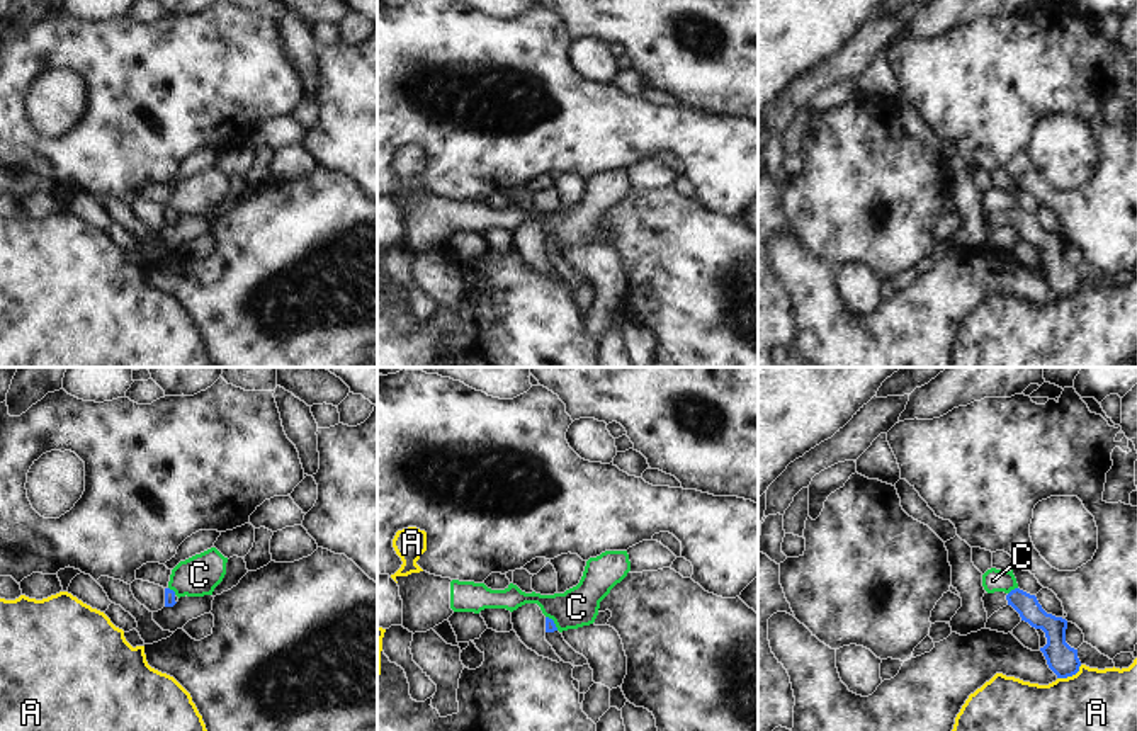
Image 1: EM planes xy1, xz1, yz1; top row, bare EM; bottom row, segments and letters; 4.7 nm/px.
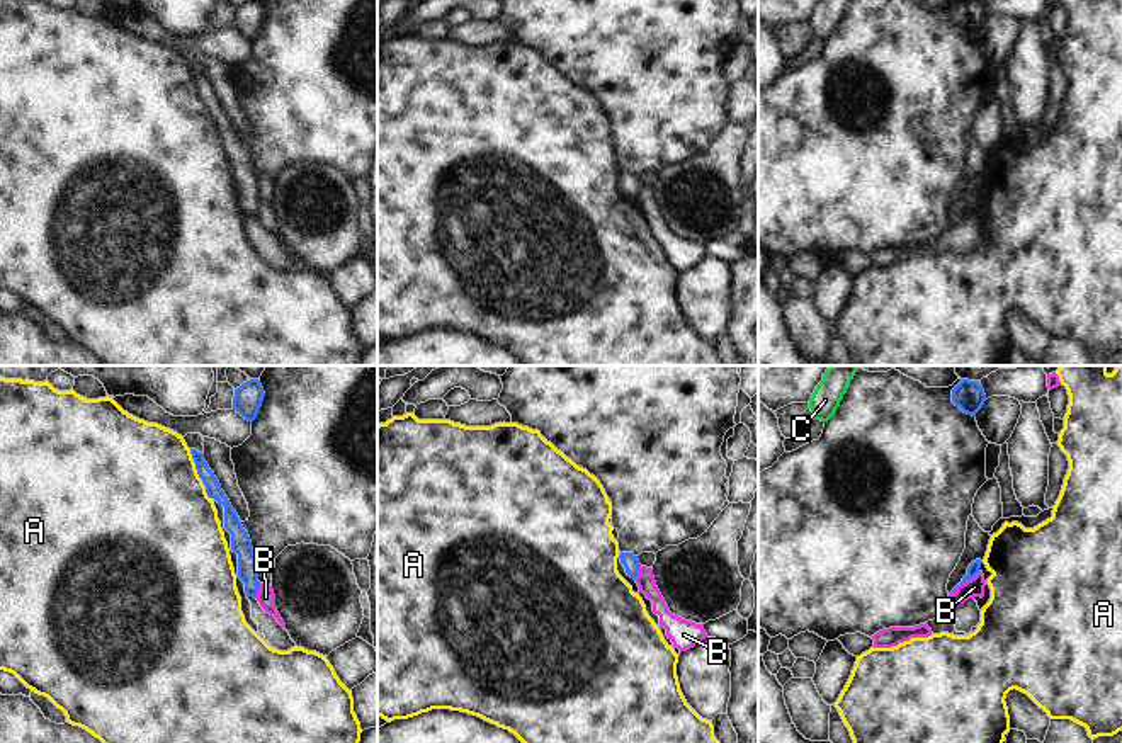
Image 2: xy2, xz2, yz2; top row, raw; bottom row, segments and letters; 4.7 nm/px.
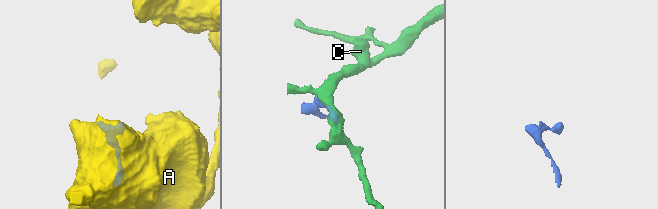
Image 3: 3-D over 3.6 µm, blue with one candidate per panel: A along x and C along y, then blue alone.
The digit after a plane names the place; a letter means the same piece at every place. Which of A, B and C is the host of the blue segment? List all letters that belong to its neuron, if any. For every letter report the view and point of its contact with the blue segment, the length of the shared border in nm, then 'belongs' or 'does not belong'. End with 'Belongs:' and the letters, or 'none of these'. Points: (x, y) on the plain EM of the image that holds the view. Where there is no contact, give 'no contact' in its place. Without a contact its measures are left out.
A: xy2 (198, 92) | 260 nm | does not belong
B: yz2 (964, 201) | 180 nm | does not belong
C: yz1 (1012, 209) | 60 nm | does not belong
Belongs: none of these

